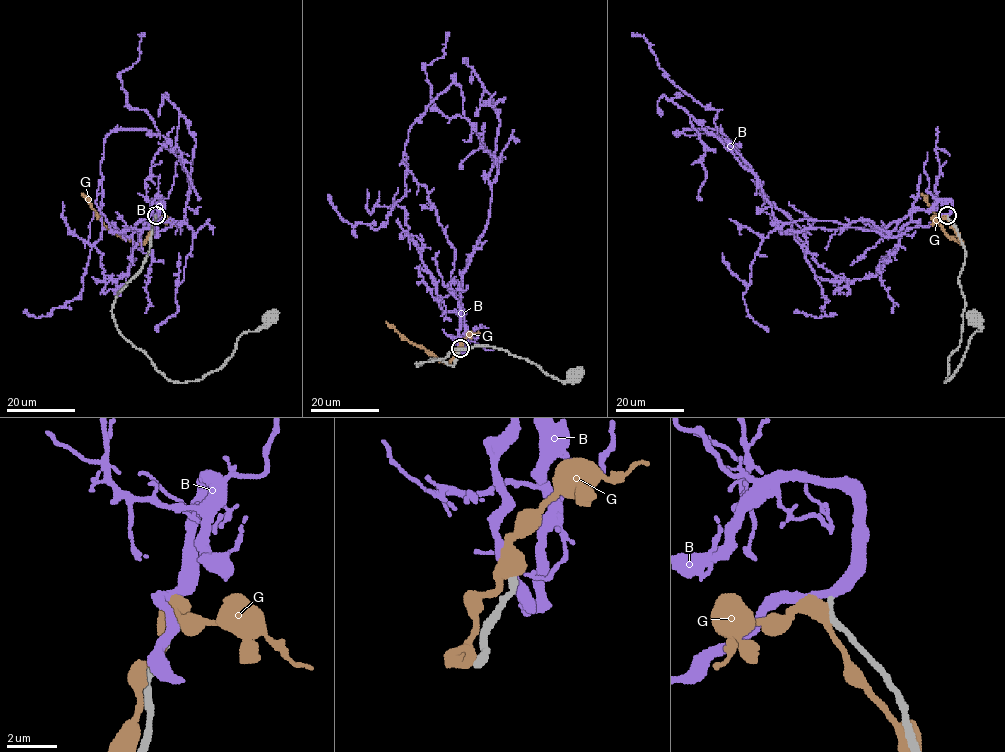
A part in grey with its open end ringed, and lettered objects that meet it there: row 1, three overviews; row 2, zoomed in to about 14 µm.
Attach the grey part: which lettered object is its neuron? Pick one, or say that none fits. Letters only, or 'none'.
B

